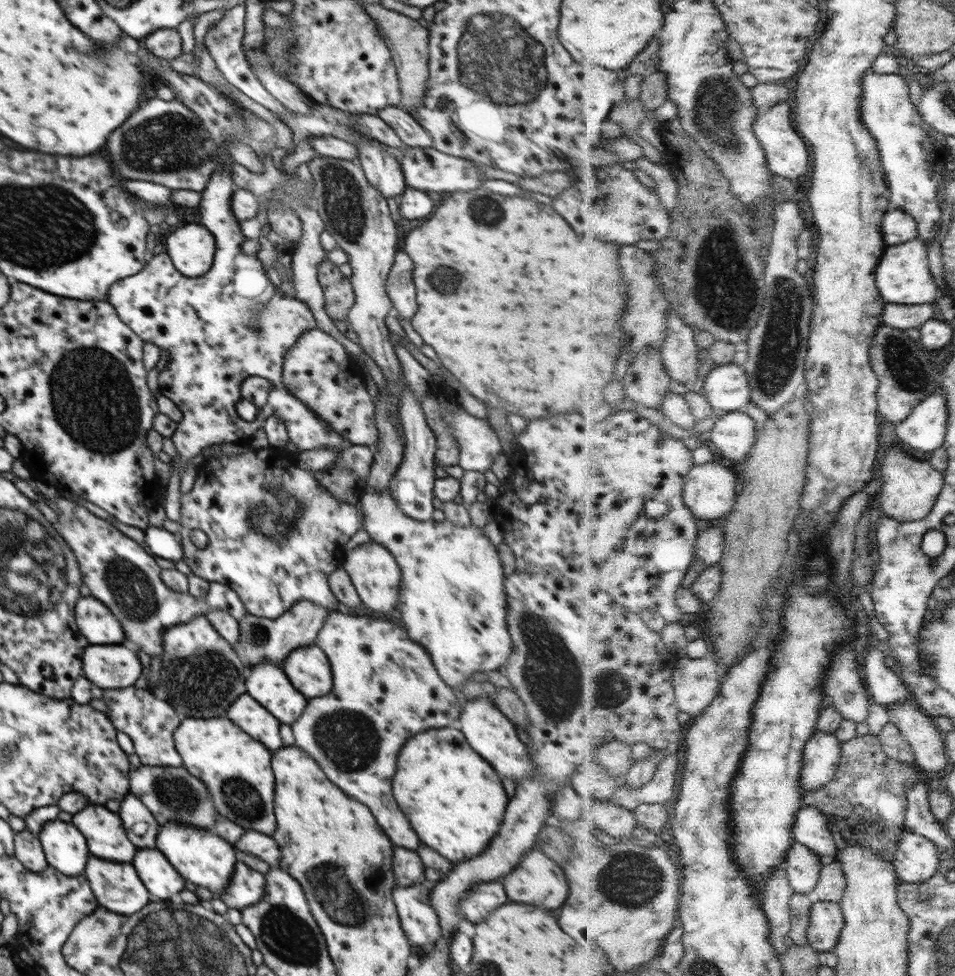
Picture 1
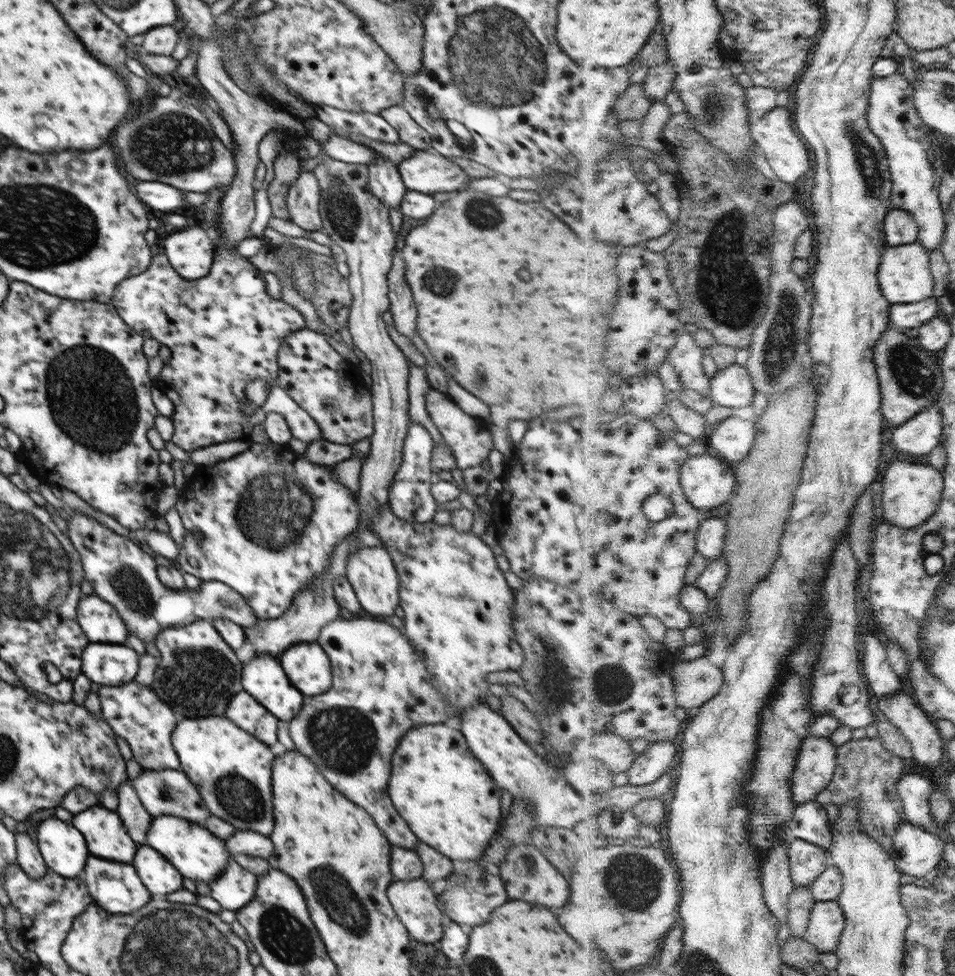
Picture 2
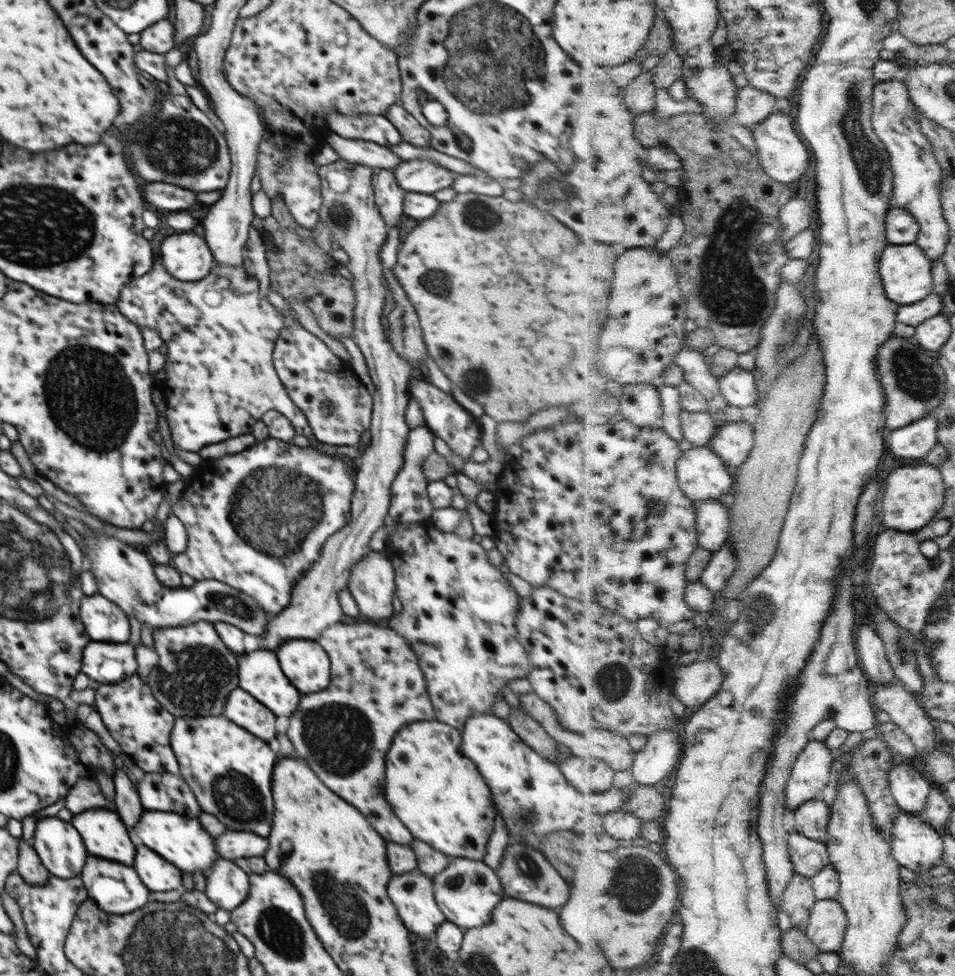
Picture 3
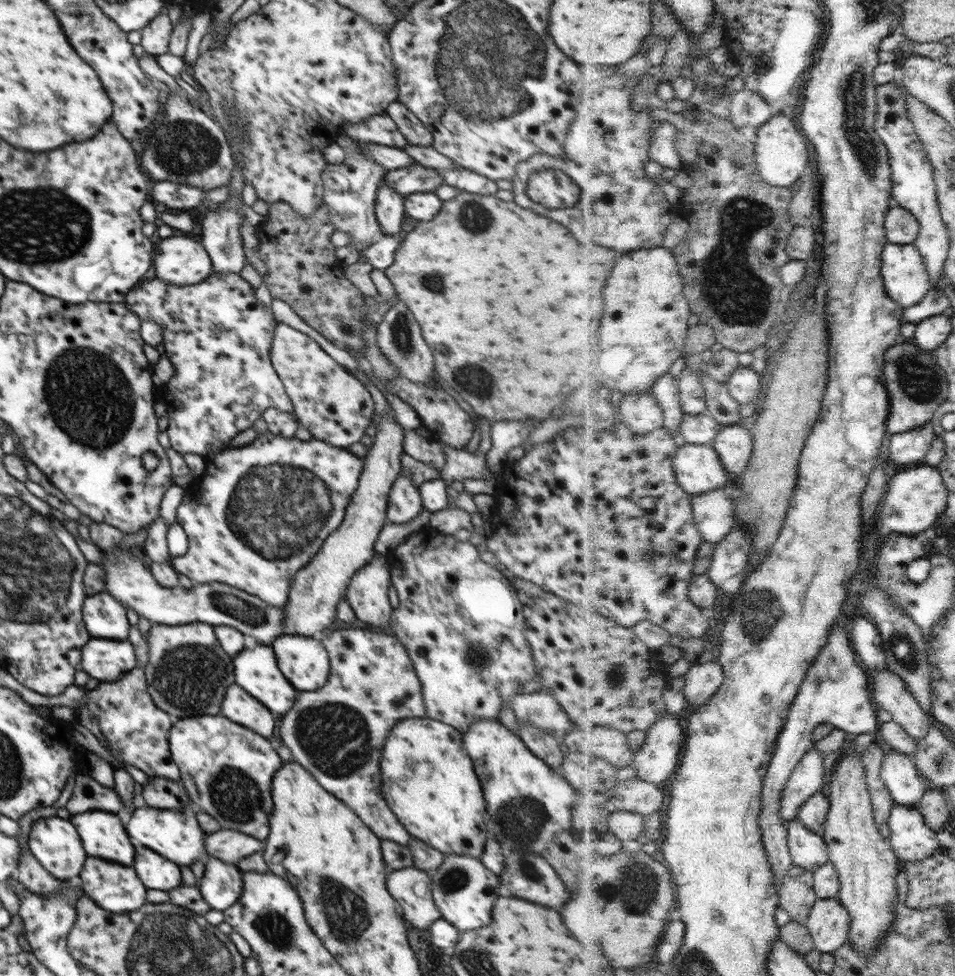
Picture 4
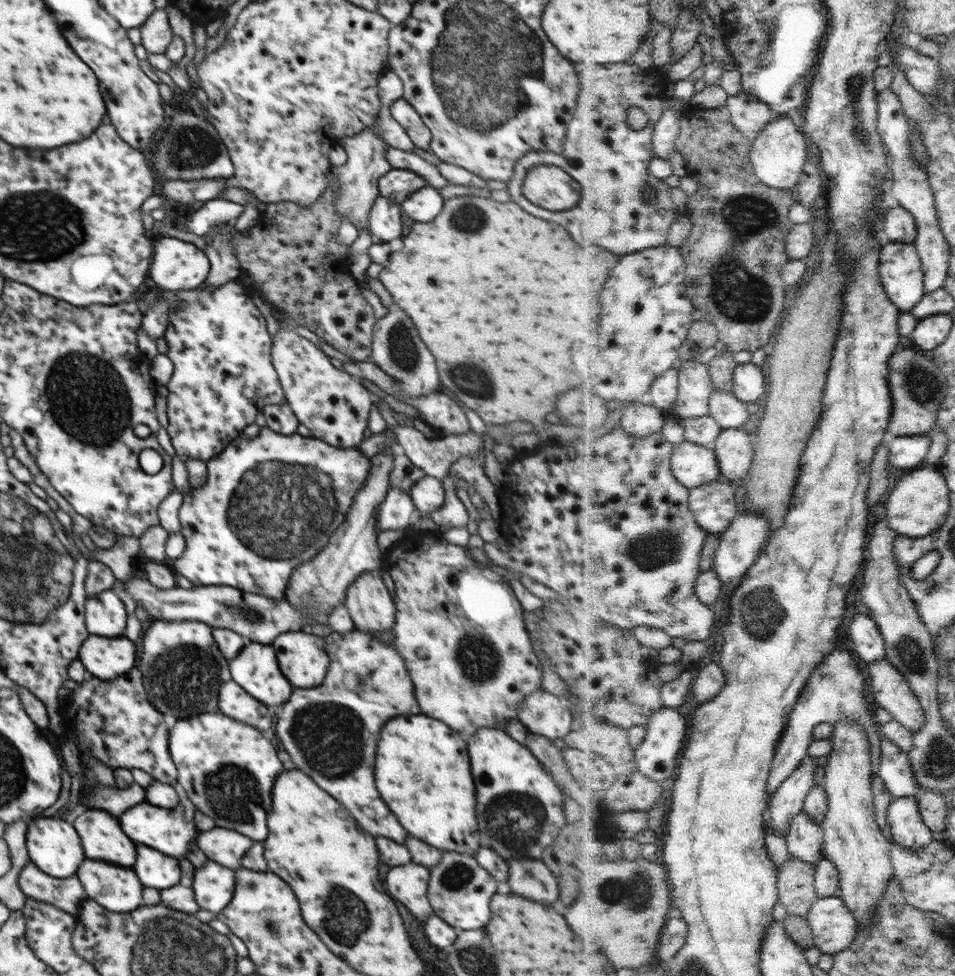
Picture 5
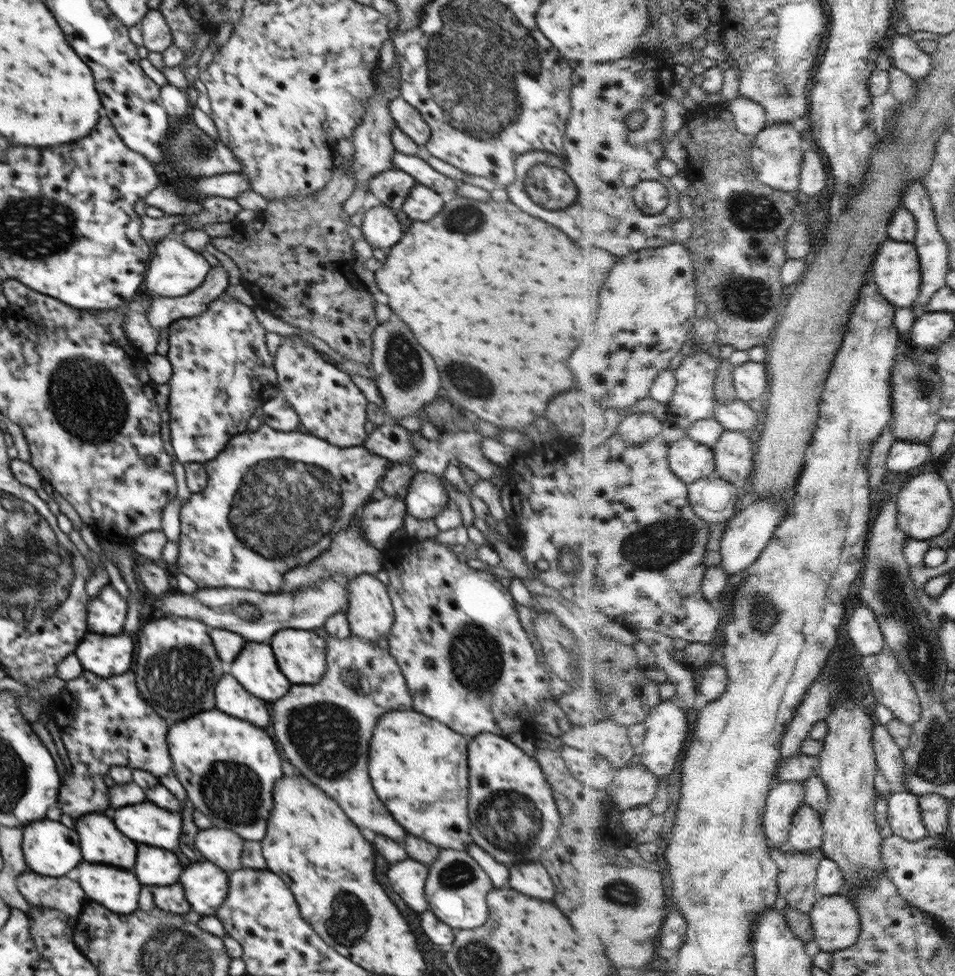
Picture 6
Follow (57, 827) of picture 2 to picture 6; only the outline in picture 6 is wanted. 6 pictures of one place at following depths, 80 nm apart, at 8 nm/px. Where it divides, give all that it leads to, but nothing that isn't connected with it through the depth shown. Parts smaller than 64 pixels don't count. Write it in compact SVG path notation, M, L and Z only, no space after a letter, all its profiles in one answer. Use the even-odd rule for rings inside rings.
M46 817L23 827L22 852L30 869L42 876L54 878L64 877L67 872L78 867L83 861L76 830L70 830L60 821Z

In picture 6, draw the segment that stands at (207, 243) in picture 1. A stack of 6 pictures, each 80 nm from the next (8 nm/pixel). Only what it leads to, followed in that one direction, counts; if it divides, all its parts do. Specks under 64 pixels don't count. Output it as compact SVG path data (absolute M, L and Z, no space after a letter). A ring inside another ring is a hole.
M176 236L162 239L152 247L152 255L145 273L146 288L151 297L160 295L174 298L188 295L204 282L210 269L210 264L201 252L187 247Z

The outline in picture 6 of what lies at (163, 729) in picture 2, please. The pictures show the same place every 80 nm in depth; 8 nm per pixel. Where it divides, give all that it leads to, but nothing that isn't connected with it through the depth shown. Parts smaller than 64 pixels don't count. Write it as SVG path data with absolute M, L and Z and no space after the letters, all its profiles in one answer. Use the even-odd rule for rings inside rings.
M134 668L108 678L85 670L78 678L67 681L53 704L60 715L58 729L72 766L72 773L66 769L66 780L61 783L56 804L64 814L78 818L90 812L104 812L110 802L104 775L114 766L146 770L158 780L172 773L167 743L171 724L138 691Z

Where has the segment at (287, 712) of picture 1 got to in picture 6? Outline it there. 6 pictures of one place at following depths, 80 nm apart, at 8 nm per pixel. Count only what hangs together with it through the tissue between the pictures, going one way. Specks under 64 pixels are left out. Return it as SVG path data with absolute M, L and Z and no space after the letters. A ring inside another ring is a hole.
M245 641L240 656L232 662L230 674L256 698L278 700L291 687L291 682L278 670L274 652L268 642Z

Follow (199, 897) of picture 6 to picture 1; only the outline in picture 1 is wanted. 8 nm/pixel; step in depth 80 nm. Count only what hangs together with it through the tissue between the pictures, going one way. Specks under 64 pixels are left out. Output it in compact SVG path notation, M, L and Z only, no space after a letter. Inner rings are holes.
M237 861L230 882L215 898L222 899L229 908L240 910L258 902L264 891L265 875Z

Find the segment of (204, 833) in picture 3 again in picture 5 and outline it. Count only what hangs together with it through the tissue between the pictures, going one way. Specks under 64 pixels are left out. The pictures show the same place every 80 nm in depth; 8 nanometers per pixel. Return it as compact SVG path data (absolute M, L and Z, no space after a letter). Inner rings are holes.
M175 781L171 785L178 793L180 800L178 806L175 806L173 809L156 808L156 806L152 806L152 804L144 801L127 809L126 814L120 820L120 826L126 832L126 836L133 840L135 844L146 844L146 846L156 848L162 854L168 854L168 856L177 858L180 861L187 858L192 845L195 844L195 841L197 842L200 830L195 823L195 812L198 808L190 802L190 798L180 783Z

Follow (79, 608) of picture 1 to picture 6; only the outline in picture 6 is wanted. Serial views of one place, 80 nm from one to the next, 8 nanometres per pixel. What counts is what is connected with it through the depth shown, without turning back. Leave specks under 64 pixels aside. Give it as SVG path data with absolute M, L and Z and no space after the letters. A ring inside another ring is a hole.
M112 584L106 585L95 598L87 604L87 630L98 634L120 634L124 628L127 600Z

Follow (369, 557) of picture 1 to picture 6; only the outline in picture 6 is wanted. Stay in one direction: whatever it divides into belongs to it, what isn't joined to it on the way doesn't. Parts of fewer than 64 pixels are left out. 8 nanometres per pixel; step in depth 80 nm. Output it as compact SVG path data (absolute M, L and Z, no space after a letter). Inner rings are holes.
M362 573L348 584L348 600L346 616L350 623L352 635L359 636L362 640L377 642L380 636L387 636L395 619L395 610L384 586L380 580L370 573Z

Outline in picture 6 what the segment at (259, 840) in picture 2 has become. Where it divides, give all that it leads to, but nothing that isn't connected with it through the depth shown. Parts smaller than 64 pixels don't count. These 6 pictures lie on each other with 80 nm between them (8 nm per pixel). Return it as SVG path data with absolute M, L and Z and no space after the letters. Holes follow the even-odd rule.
M214 826L199 829L195 836L195 845L206 861L217 864L226 872L237 871L243 867L241 854L244 840L232 830Z

